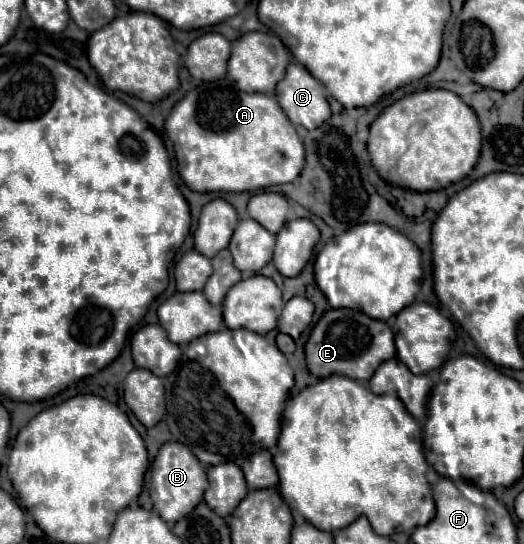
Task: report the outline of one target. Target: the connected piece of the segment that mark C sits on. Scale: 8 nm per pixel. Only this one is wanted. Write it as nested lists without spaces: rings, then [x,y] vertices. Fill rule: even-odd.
[[[297,62],[287,66],[285,78],[277,84],[275,96],[295,126],[313,130],[331,116],[329,102],[325,98],[325,86]]]

